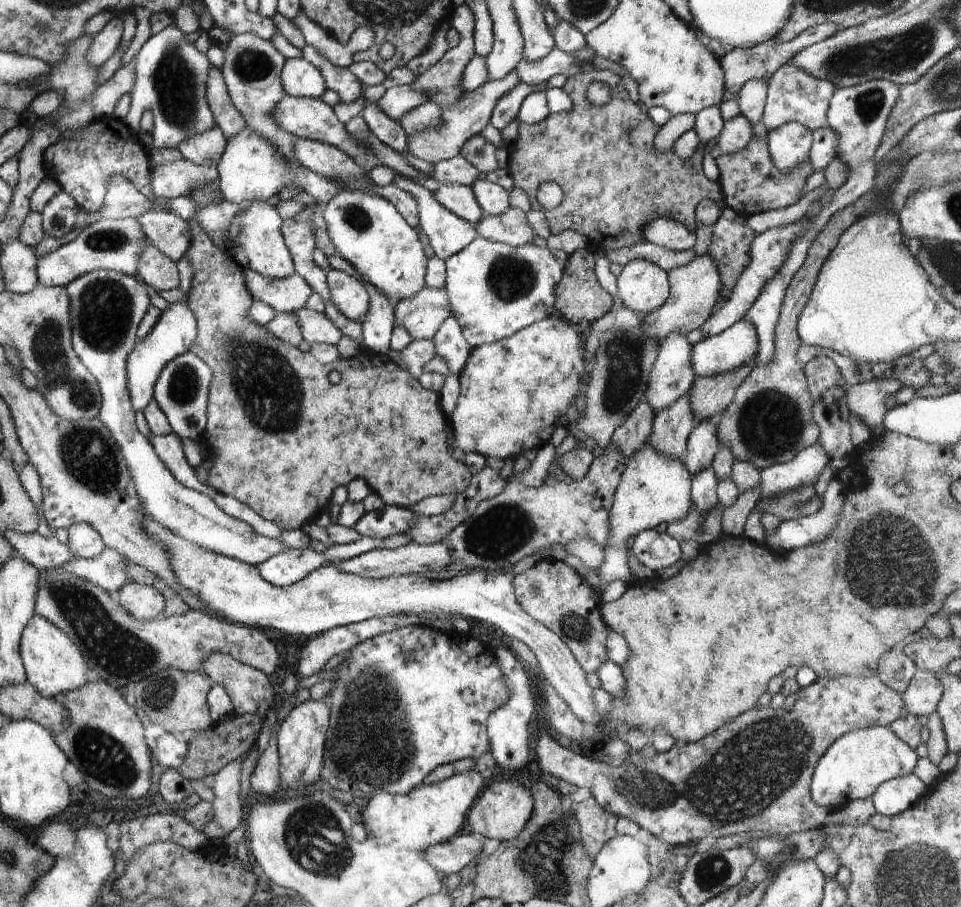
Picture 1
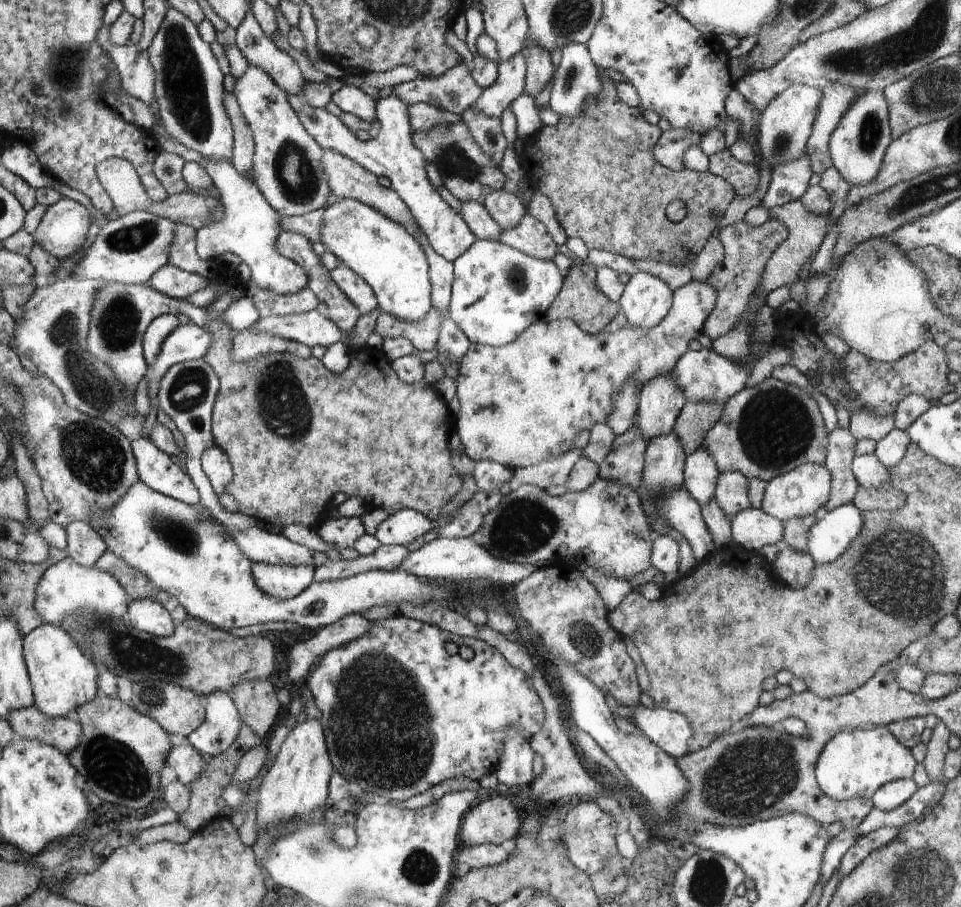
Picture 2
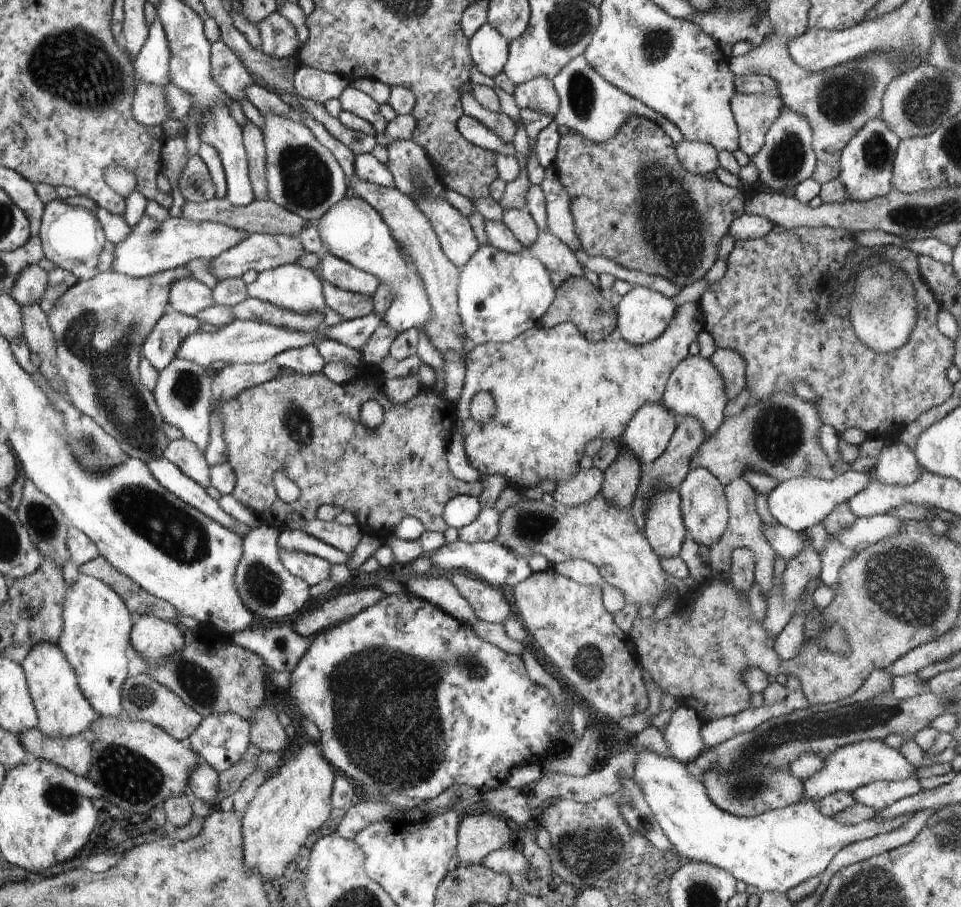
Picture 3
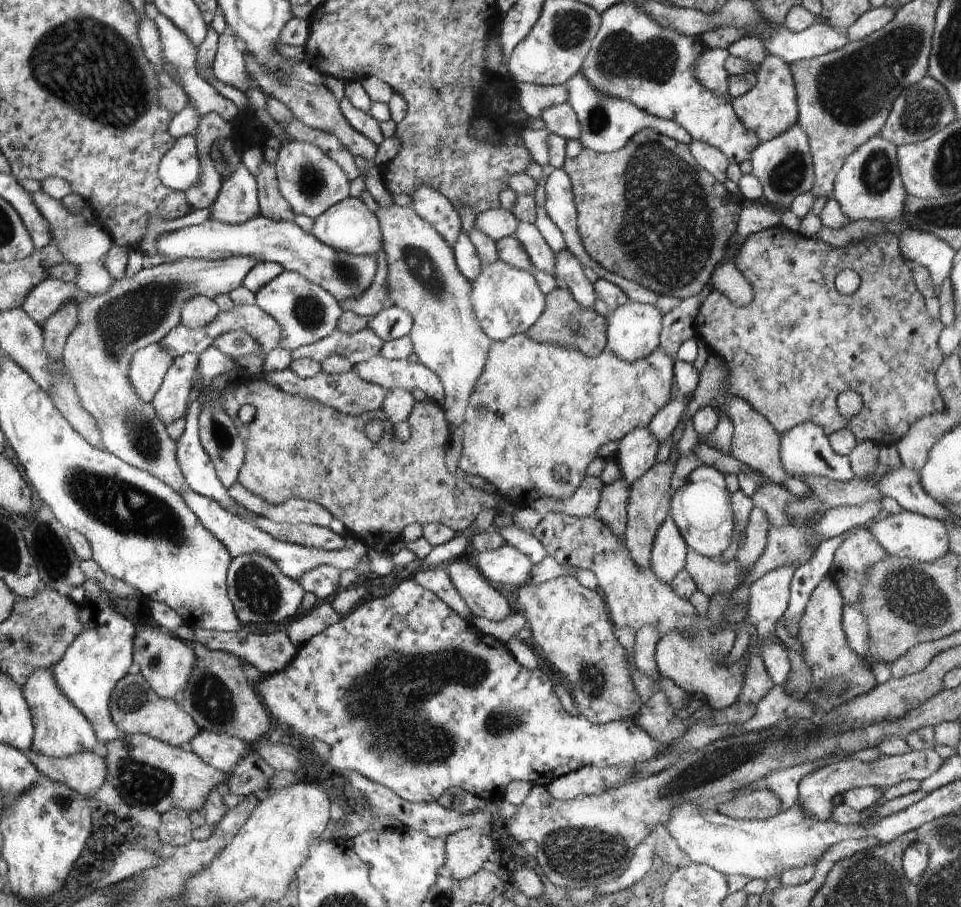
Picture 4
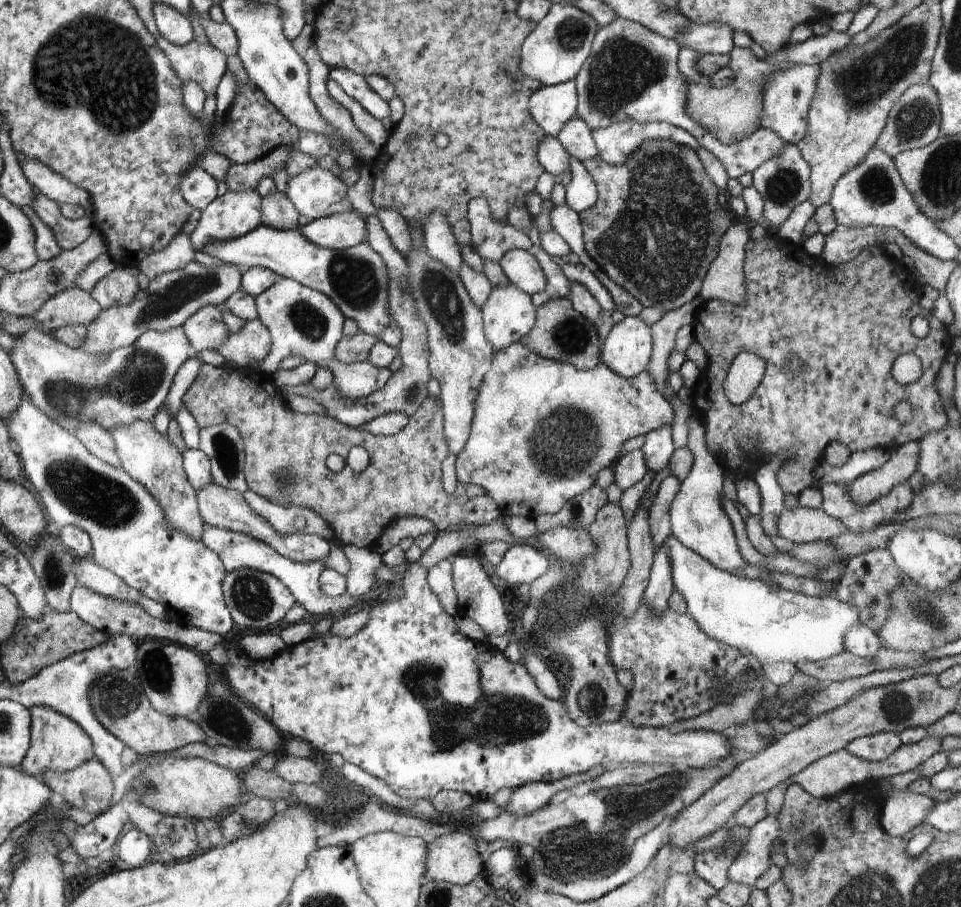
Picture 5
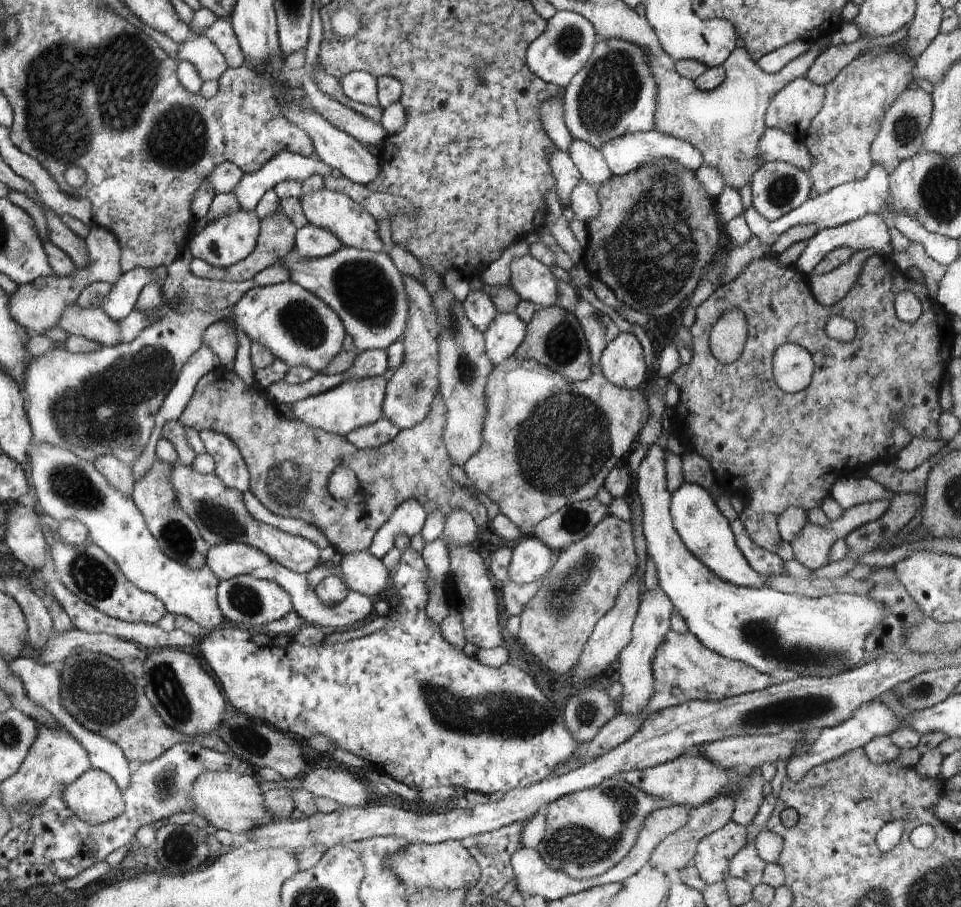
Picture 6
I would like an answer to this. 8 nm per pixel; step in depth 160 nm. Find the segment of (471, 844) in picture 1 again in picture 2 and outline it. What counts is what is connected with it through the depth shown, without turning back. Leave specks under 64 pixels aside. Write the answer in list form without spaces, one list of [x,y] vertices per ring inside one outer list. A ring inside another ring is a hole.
[[[484,843],[475,847],[460,847],[456,853],[455,866],[468,864],[473,869],[502,864],[509,857],[508,851],[494,843]]]

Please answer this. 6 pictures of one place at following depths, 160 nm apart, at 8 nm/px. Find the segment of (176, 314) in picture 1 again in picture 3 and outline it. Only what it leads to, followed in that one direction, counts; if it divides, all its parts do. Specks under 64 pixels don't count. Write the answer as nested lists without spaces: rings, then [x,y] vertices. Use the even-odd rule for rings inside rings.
[[[232,321],[216,333],[204,333],[202,330],[183,339],[176,357],[191,360],[203,367],[213,362],[260,363],[270,361],[277,354],[288,349],[299,349],[312,345],[320,329],[303,333],[275,327],[258,321]]]

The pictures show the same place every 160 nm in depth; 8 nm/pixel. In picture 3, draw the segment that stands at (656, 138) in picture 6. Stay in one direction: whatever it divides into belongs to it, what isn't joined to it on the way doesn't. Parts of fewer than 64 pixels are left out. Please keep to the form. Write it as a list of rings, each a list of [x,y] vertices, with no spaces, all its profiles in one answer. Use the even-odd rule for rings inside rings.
[[[584,55],[573,58],[552,80],[554,88],[558,93],[560,102],[557,115],[554,120],[564,127],[568,127],[574,133],[587,138],[595,143],[611,141],[621,126],[630,117],[644,117],[658,126],[675,142],[685,140],[680,129],[670,122],[665,116],[658,114],[655,110],[648,108],[643,102],[628,96],[619,88],[612,86],[606,79],[603,79],[593,66],[588,64]]]

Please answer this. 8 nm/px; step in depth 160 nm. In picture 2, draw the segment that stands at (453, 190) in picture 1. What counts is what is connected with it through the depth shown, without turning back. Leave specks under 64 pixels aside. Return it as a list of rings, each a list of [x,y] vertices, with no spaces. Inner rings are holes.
[[[474,201],[462,204],[460,214],[477,238],[498,241],[502,234],[501,226],[490,216],[487,208]]]

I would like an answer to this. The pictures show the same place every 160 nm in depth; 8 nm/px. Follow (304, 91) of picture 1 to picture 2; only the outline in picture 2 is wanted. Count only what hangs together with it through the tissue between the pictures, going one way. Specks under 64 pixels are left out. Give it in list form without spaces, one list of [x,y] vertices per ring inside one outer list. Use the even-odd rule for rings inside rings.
[[[252,6],[237,28],[236,45],[250,65],[262,69],[285,93],[300,96],[304,83],[298,63],[274,45],[254,18]]]

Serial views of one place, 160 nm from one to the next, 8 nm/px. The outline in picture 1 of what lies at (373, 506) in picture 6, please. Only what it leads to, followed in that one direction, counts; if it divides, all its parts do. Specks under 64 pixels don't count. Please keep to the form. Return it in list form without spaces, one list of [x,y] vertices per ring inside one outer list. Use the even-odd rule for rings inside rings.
[[[194,219],[187,221],[187,223],[190,225],[191,243],[189,249],[185,252],[185,256],[194,266],[194,276],[186,304],[197,320],[197,337],[189,352],[199,356],[213,372],[209,386],[207,425],[202,433],[201,440],[196,441],[200,450],[202,447],[206,447],[211,452],[210,464],[212,466],[209,466],[210,477],[206,484],[213,486],[222,494],[227,494],[247,504],[256,514],[266,520],[275,522],[283,531],[304,529],[305,525],[314,522],[317,515],[329,506],[333,490],[336,490],[338,486],[347,487],[350,482],[357,478],[366,481],[370,490],[374,491],[386,505],[396,505],[397,507],[413,507],[426,497],[456,495],[463,493],[468,488],[473,477],[470,470],[464,463],[454,460],[448,448],[446,448],[446,433],[444,430],[449,423],[447,416],[439,406],[439,394],[437,392],[424,389],[418,379],[402,370],[396,362],[383,360],[382,364],[378,366],[378,364],[374,364],[372,354],[364,356],[360,352],[357,358],[338,357],[338,360],[325,365],[318,362],[309,352],[301,351],[270,334],[263,326],[256,324],[249,317],[248,309],[254,300],[245,285],[244,268],[235,261],[234,253],[230,251],[222,252],[200,228],[200,225],[196,224]],[[334,370],[341,376],[338,384],[332,384],[328,379],[330,372],[334,372]]]

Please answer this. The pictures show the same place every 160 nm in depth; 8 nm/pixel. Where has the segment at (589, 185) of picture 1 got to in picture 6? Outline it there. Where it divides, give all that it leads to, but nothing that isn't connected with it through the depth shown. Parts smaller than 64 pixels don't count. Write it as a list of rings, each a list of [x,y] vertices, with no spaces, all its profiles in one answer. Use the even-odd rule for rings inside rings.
[[[656,159],[624,176],[612,175],[608,181],[597,189],[597,195],[601,202],[601,211],[594,220],[589,220],[586,223],[589,241],[584,250],[585,257],[581,260],[582,264],[593,277],[604,281],[624,305],[642,314],[647,314],[650,318],[666,320],[680,306],[680,302],[686,298],[689,299],[695,288],[704,281],[704,266],[712,264],[712,258],[716,254],[716,246],[720,244],[720,224],[718,224],[715,203],[706,196],[705,190],[696,178],[695,172],[691,173],[668,159]]]

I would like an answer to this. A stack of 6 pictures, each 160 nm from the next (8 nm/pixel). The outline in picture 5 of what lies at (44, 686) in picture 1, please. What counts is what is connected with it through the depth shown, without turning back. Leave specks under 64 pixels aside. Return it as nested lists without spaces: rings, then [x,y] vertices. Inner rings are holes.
[[[43,706],[32,707],[30,712],[31,743],[19,766],[23,773],[42,780],[47,771],[64,773],[95,758],[92,741],[71,718]]]

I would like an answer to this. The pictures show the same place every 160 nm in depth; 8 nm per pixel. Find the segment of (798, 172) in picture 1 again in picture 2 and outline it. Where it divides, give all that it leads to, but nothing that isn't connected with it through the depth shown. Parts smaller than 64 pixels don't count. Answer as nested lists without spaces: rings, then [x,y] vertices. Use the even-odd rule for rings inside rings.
[[[728,149],[709,159],[709,171],[728,182],[736,194],[750,196],[758,188],[760,173],[757,164],[740,162]]]

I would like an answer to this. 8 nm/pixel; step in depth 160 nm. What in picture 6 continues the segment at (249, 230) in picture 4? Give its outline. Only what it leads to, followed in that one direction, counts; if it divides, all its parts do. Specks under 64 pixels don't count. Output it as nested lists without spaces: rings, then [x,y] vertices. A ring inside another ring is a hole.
[[[342,247],[330,256],[319,259],[305,259],[295,249],[280,262],[290,271],[292,281],[304,290],[317,296],[340,317],[344,325],[344,335],[348,335],[356,348],[361,351],[378,349],[385,351],[392,343],[402,340],[409,321],[409,300],[403,281],[403,274],[394,261],[384,252],[375,253],[352,247]]]

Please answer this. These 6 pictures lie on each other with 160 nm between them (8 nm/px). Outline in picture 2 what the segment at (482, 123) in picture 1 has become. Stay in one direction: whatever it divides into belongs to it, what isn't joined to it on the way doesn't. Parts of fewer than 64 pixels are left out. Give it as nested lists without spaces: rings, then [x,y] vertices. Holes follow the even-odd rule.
[[[518,51],[507,61],[498,62],[496,82],[483,93],[472,107],[491,117],[499,117],[523,92],[527,64],[525,54]]]

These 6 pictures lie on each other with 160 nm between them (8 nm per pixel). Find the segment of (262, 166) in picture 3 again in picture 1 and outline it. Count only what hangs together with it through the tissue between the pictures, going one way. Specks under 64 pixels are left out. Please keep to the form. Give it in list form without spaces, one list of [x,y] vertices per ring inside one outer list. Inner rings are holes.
[[[212,66],[207,78],[206,100],[211,106],[217,126],[227,141],[242,132],[246,126],[245,118],[231,101],[223,74]]]

